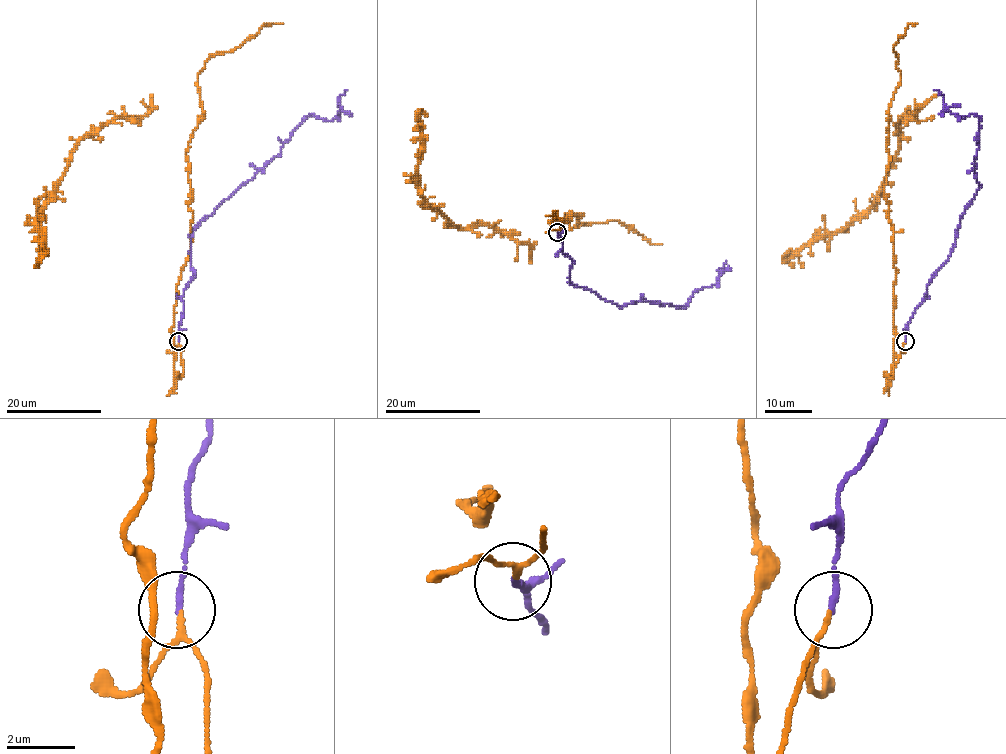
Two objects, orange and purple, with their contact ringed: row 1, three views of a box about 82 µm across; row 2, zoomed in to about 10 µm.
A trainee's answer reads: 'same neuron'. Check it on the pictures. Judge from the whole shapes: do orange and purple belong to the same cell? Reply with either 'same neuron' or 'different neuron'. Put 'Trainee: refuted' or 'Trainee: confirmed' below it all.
same neuron
Trainee: confirmed

